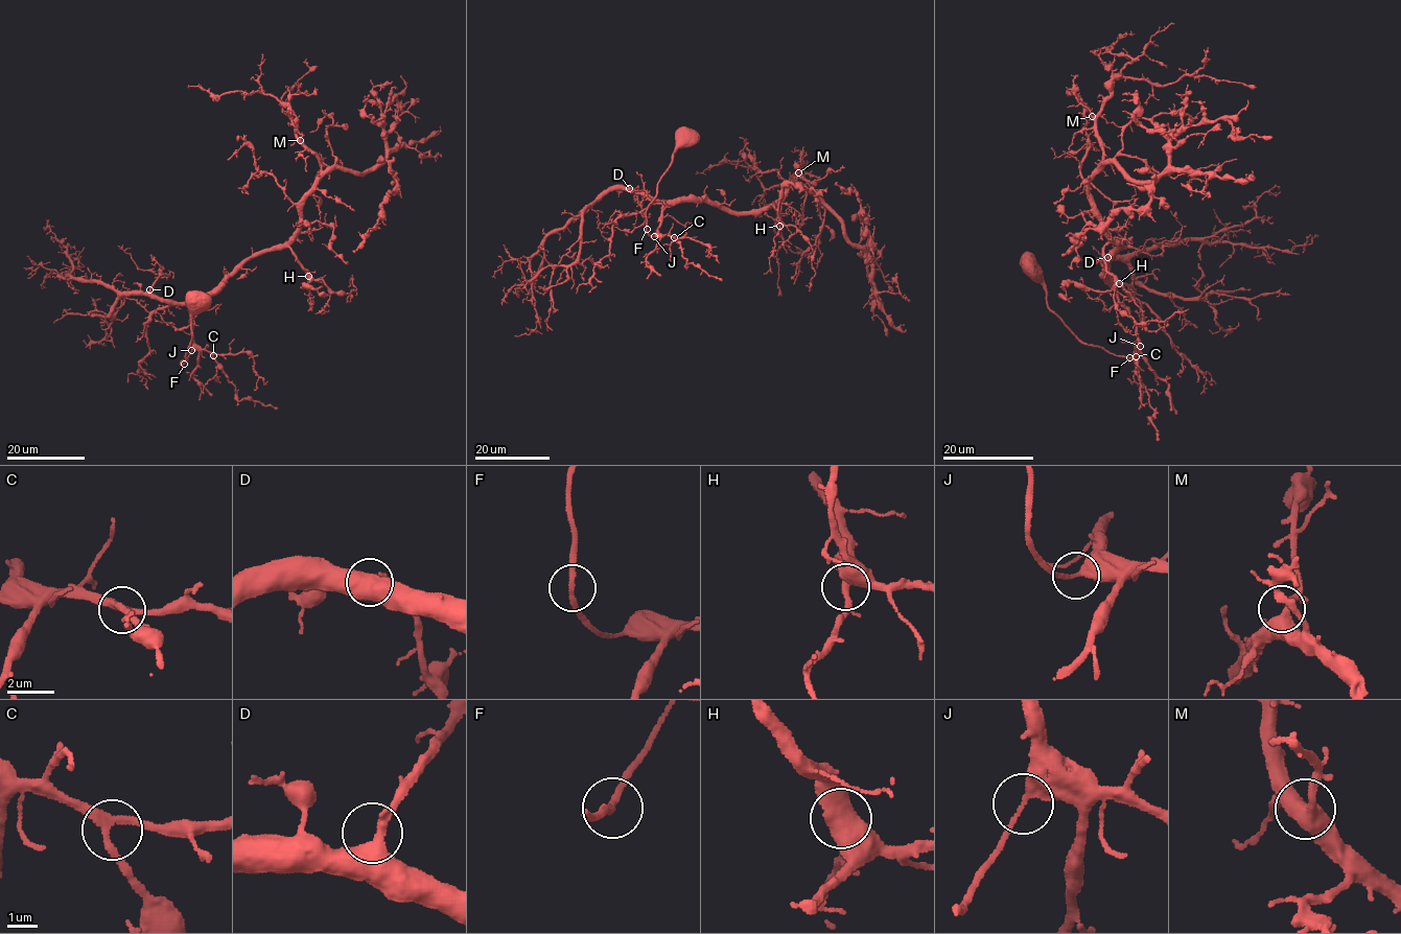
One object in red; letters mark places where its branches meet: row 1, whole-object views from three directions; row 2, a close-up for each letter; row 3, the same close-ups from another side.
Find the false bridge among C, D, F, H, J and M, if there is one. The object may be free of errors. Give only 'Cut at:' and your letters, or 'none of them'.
Cut at: none of them

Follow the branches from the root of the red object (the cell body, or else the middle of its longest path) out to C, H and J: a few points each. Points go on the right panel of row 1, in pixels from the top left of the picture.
C: (1032, 265), (1044, 287), (1047, 307), (1079, 340), (1127, 357), (1139, 351), (1140, 345), (1136, 356)
H: (1032, 265), (1079, 340), (1133, 357), (1138, 327), (1110, 285), (1105, 261), (1121, 247), (1110, 242), (1119, 283)
J: (1032, 265), (1037, 271), (1037, 281), (1044, 287), (1047, 307), (1079, 340), (1127, 357), (1139, 351), (1140, 346)

